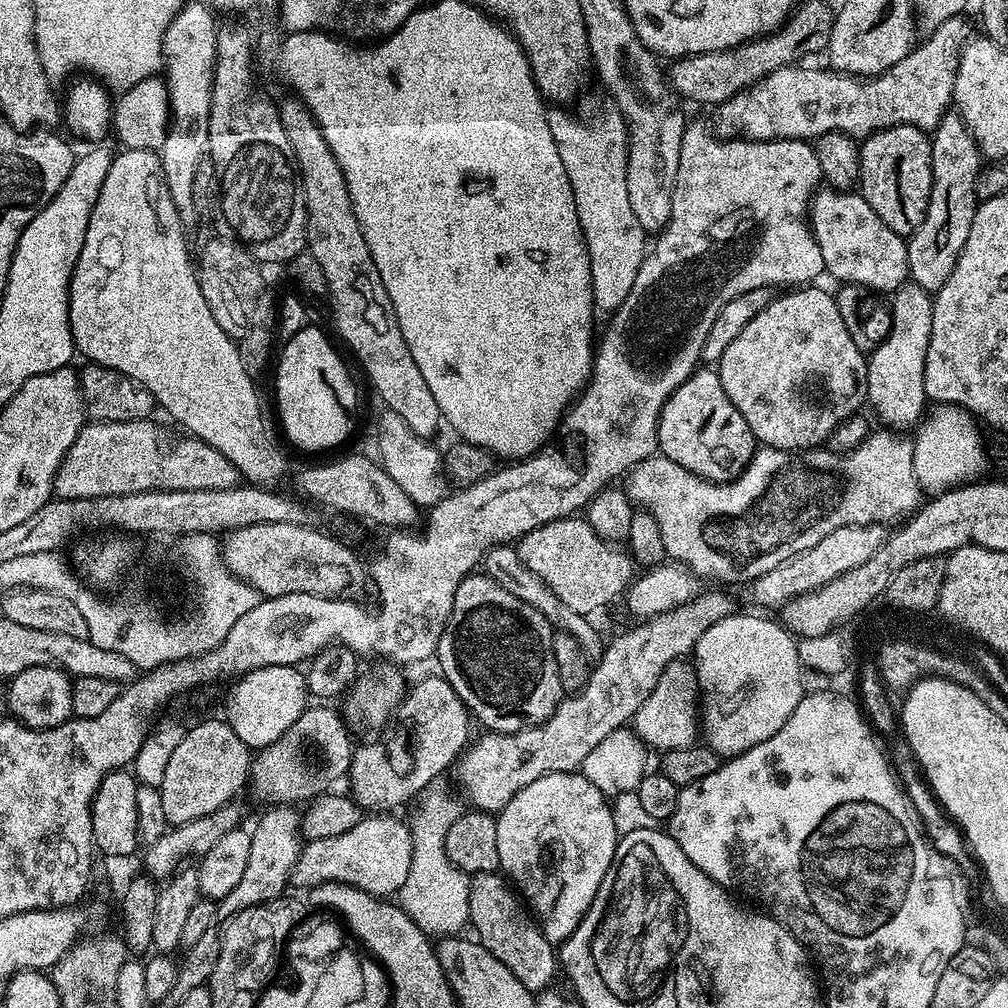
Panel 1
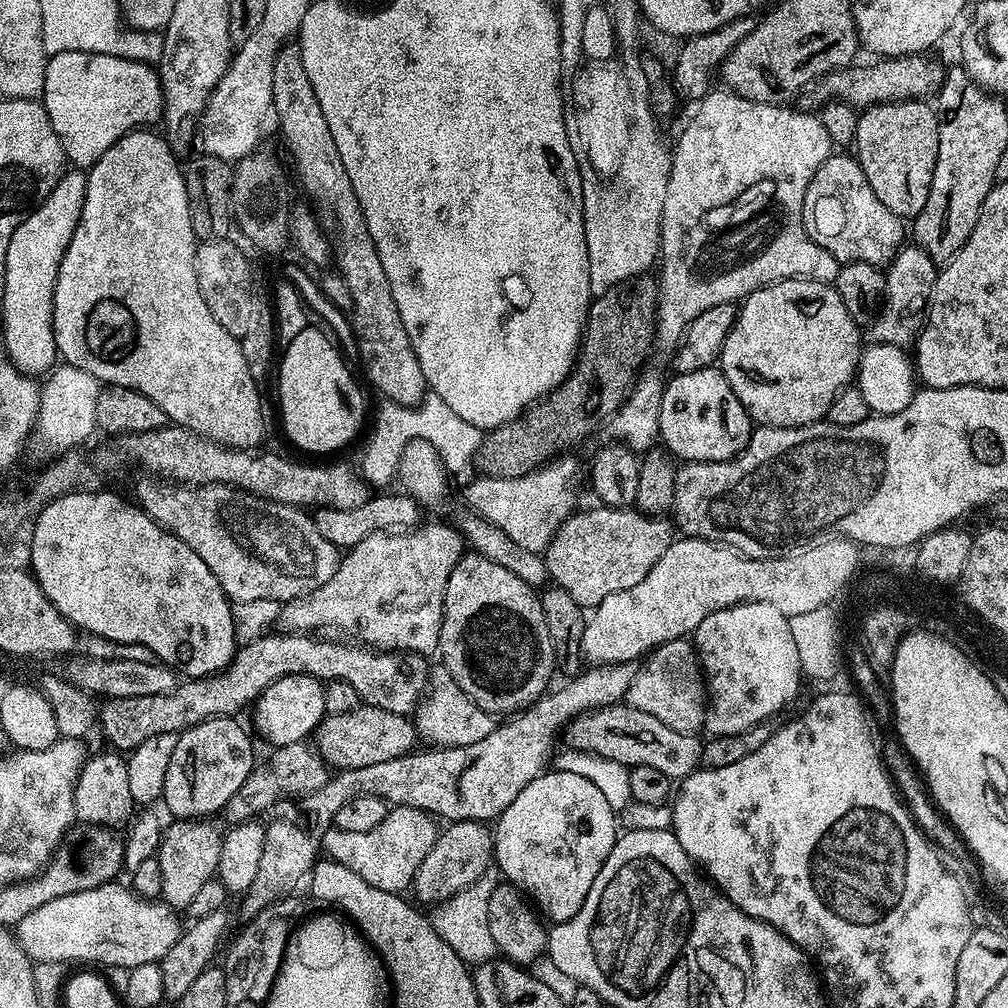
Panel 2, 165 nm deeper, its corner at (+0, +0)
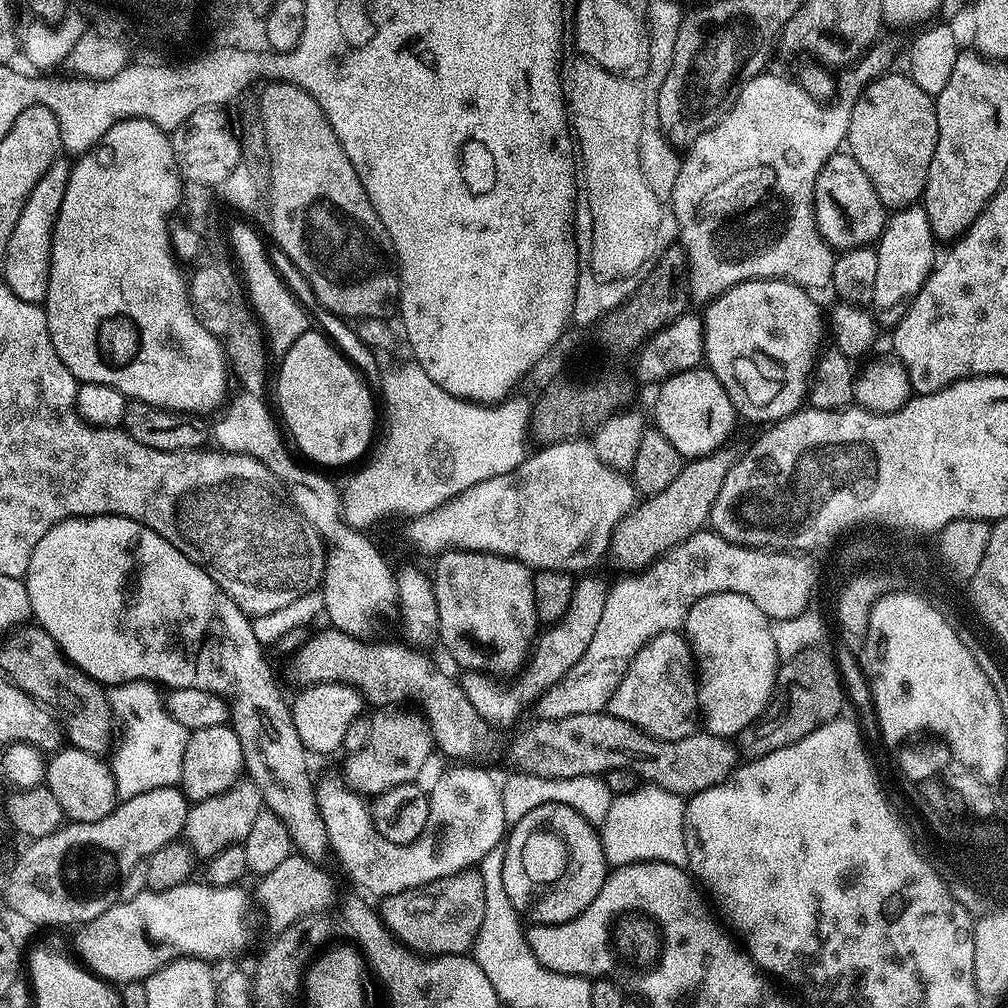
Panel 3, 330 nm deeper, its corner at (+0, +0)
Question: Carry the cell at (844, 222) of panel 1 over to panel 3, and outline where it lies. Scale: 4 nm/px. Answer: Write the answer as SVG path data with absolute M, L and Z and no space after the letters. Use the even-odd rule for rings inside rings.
M847 151L836 152L822 166L814 186L814 202L812 205L816 211L816 225L820 231L820 236L834 250L866 248L875 245L884 232L886 209L878 198L878 190L874 190L870 178L866 178L866 170L862 170L862 166L858 166L856 159Z

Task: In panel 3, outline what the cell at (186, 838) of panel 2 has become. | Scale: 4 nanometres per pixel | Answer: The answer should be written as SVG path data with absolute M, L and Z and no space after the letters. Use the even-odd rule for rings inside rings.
M241 778L222 794L214 794L214 798L197 800L189 807L182 833L183 839L197 857L213 856L218 854L218 850L225 849L230 844L244 842L250 834L251 826L257 821L259 812L264 809L264 799L256 783L253 780ZM215 836L217 840L212 841Z

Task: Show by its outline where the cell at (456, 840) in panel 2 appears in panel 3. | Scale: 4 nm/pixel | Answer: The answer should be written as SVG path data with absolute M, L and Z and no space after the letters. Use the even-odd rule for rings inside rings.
M476 870L438 878L413 891L383 897L378 913L388 932L416 955L425 958L462 956L471 953L486 914L484 879Z

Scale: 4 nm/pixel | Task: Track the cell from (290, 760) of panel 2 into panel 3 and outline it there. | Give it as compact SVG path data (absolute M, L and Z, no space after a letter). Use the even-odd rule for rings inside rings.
M377 707L370 717L372 719L370 746L345 759L343 775L355 791L375 798L394 786L419 781L420 771L427 766L428 759L431 758L432 752L434 753L434 743L431 727L423 711L415 707Z

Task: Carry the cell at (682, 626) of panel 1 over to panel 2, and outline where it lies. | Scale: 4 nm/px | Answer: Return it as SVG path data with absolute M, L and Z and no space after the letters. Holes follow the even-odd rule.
M602 666L588 671L569 679L565 688L549 691L534 706L523 709L520 714L524 720L520 720L520 724L512 724L508 732L499 732L495 727L496 736L489 734L492 740L484 738L461 748L417 751L374 766L341 769L329 777L320 790L303 797L300 804L312 821L328 825L335 821L338 810L346 802L358 796L380 796L389 805L417 808L437 817L445 816L448 822L495 821L504 813L506 806L510 806L510 802L514 802L526 786L530 786L530 782L544 775L554 752L552 743L558 740L558 733L569 721L585 712L607 708L627 697L628 684L633 678L631 671Z

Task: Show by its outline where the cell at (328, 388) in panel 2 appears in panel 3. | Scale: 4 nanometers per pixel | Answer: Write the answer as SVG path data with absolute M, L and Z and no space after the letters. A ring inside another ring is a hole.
M319 330L304 332L294 342L294 346L286 350L284 356L279 357L278 364L280 364L280 373L277 376L275 373L274 376L276 400L280 403L278 416L290 440L292 435L291 443L293 445L296 443L300 447L301 457L309 456L313 460L311 463L316 466L348 464L351 460L358 459L364 451L365 453L369 451L373 443L372 427L376 424L376 412L378 416L378 408L372 405L373 389L364 383L364 377L349 364L340 349L323 332Z

